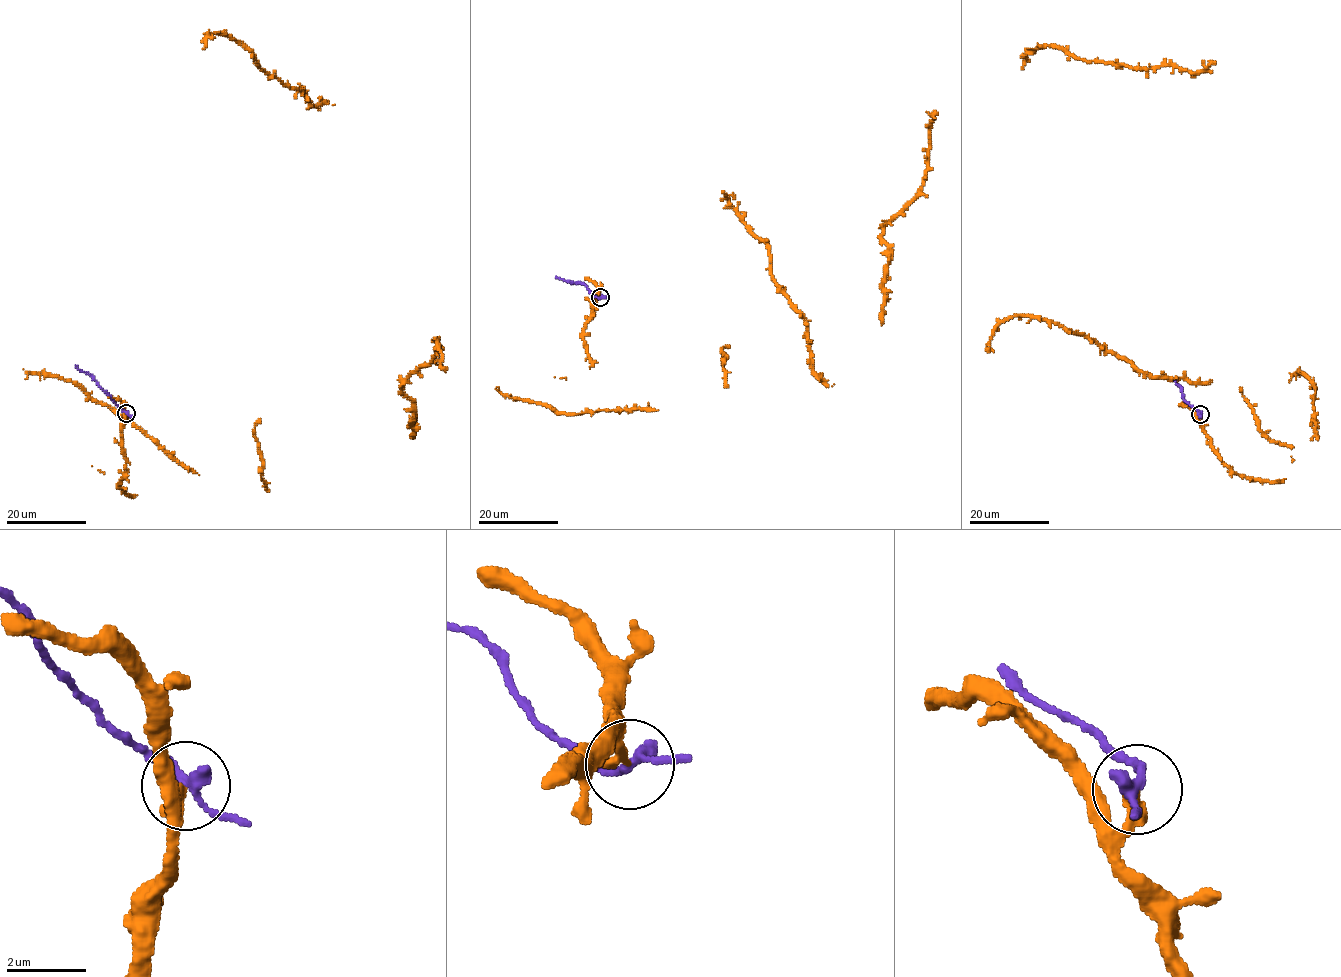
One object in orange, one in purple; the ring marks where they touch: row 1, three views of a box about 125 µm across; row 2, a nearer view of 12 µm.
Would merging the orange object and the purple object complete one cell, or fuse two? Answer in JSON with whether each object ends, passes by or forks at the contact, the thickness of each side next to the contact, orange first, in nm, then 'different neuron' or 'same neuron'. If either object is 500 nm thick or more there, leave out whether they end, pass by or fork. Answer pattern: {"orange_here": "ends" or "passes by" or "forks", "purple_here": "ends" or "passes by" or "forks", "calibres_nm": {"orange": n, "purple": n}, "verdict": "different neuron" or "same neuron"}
{"orange_here": "ends", "purple_here": "passes by", "calibres_nm": {"orange": 240, "purple": 280}, "verdict": "different neuron"}

